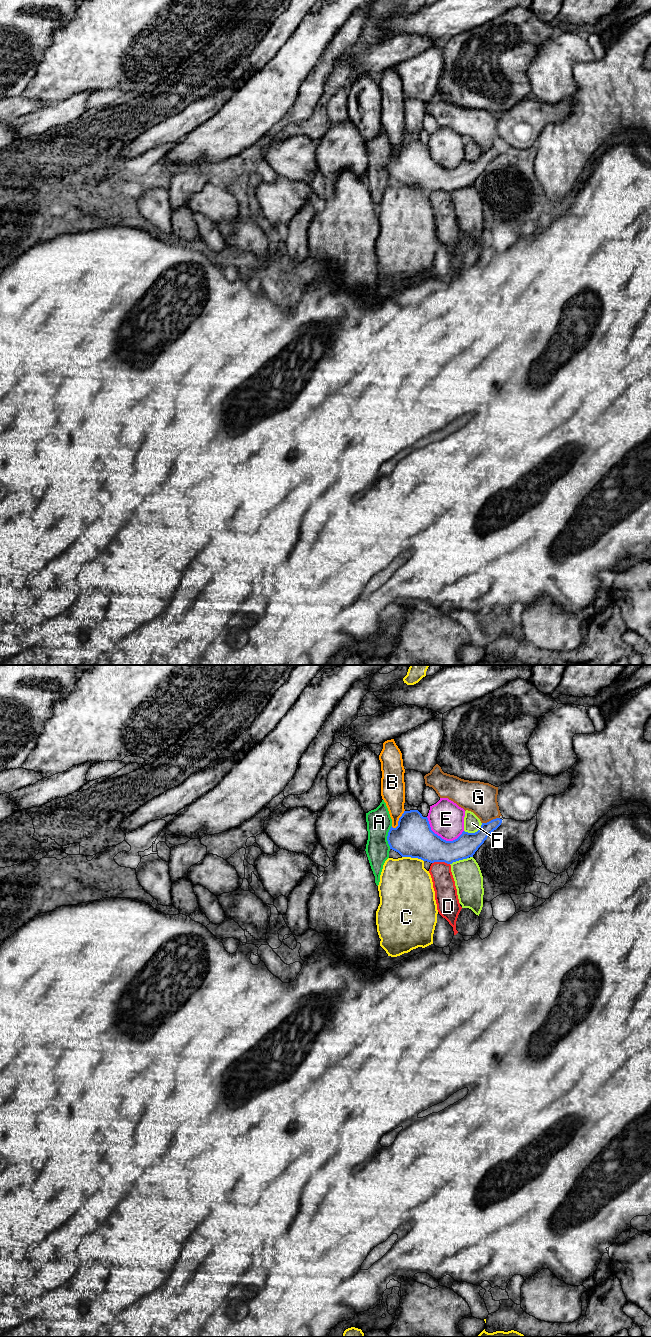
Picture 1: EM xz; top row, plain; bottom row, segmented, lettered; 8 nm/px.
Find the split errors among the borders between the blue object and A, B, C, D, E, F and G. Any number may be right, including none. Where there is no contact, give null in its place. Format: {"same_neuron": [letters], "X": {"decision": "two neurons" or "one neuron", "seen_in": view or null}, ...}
{"same_neuron": ["E"], "A": {"decision": "two neurons", "seen_in": "xz"}, "B": {"decision": "two neurons", "seen_in": "xz"}, "C": {"decision": "two neurons", "seen_in": "xz"}, "D": {"decision": "two neurons", "seen_in": "xz"}, "E": {"decision": "one neuron", "seen_in": "xz"}, "F": {"decision": "two neurons", "seen_in": "xz"}, "G": {"decision": "two neurons", "seen_in": "xz"}}

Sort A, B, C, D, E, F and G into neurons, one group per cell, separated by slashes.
A / B / C / D / E / F / G

